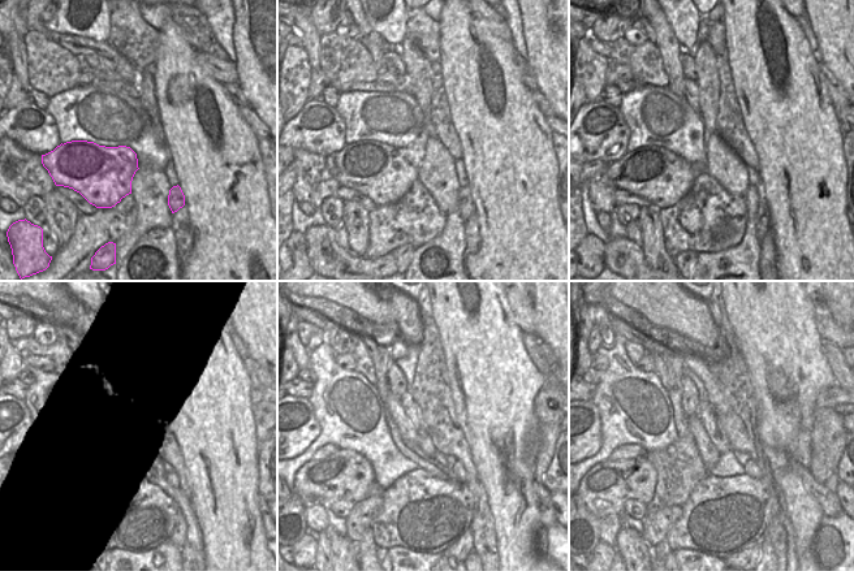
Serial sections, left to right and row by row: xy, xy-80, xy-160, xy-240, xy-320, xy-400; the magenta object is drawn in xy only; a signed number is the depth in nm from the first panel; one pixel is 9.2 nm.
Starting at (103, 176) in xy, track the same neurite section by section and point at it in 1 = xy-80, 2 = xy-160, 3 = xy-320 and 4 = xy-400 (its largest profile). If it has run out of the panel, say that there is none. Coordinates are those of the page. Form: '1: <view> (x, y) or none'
1: xy-80 (384, 173)
2: xy-160 (663, 178)
3: xy-320 (346, 475)
4: xy-400 (606, 488)

